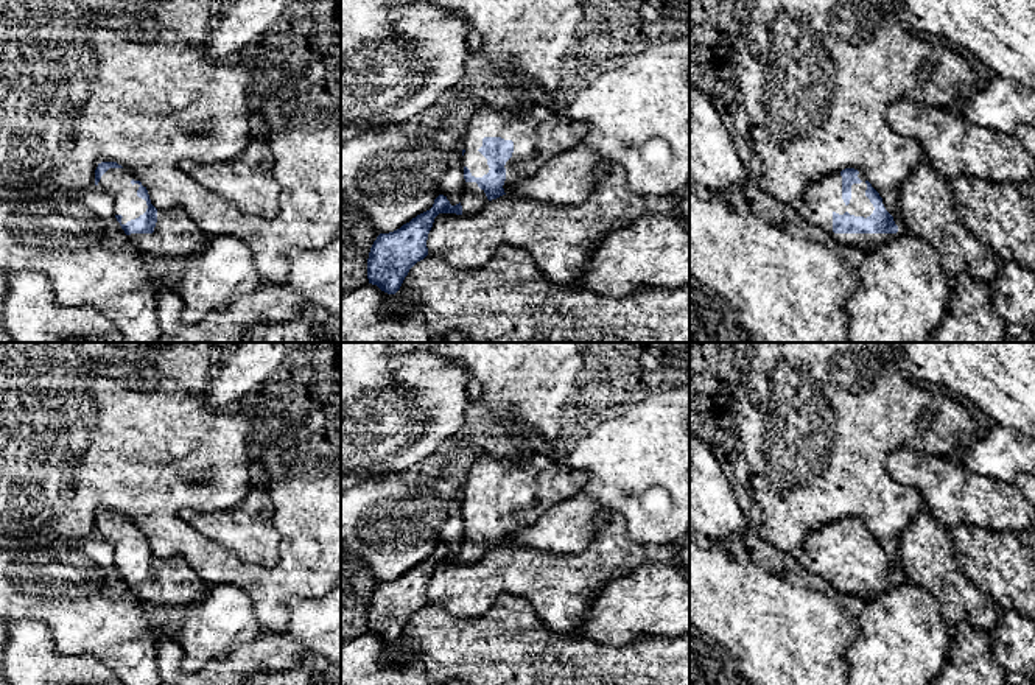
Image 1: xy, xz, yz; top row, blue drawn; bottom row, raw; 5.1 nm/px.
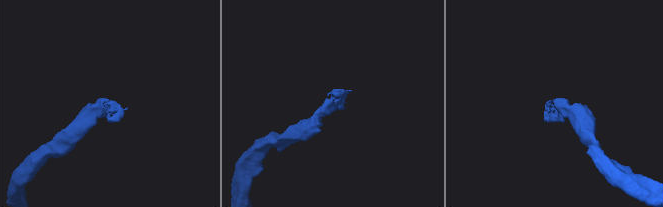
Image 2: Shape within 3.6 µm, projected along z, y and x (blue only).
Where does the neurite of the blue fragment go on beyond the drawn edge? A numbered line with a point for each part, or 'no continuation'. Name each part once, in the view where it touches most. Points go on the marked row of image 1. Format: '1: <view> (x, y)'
1: yz (822, 198)

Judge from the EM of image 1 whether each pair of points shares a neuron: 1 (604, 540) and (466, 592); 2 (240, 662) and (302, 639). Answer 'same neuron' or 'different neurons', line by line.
1: same neuron
2: same neuron

